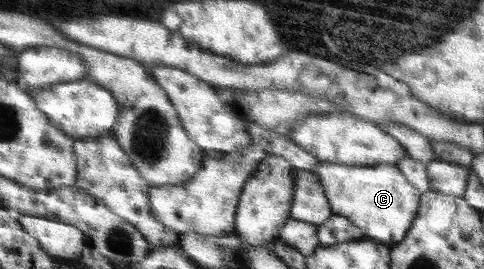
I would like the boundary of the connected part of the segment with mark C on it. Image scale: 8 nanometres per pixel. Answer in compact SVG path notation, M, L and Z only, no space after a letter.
M321 161L310 170L319 177L332 212L348 218L362 231L365 239L391 248L407 237L418 213L420 191L395 165L351 166Z

